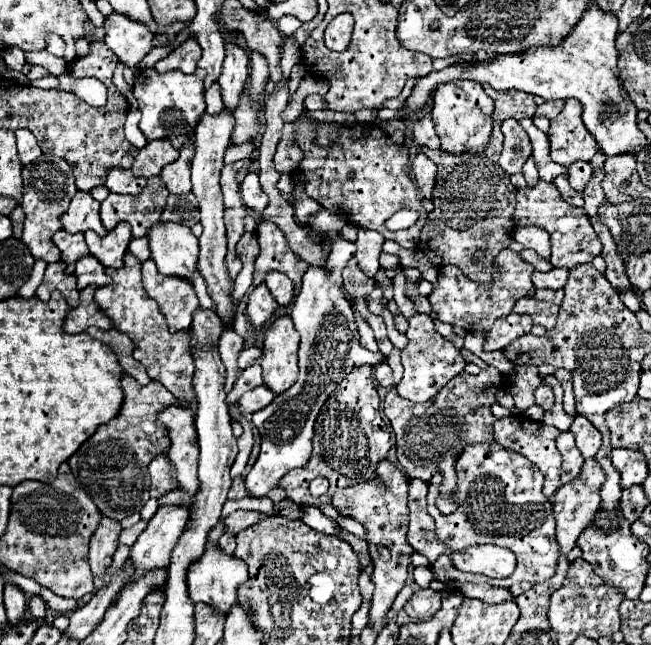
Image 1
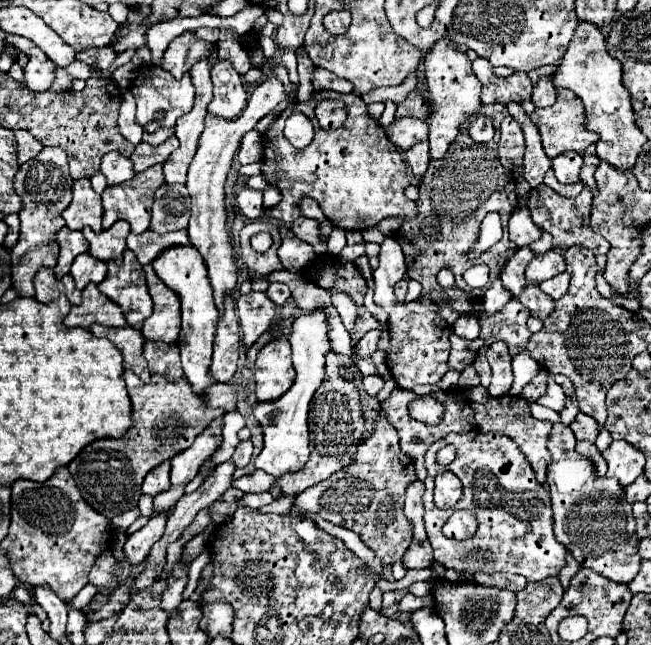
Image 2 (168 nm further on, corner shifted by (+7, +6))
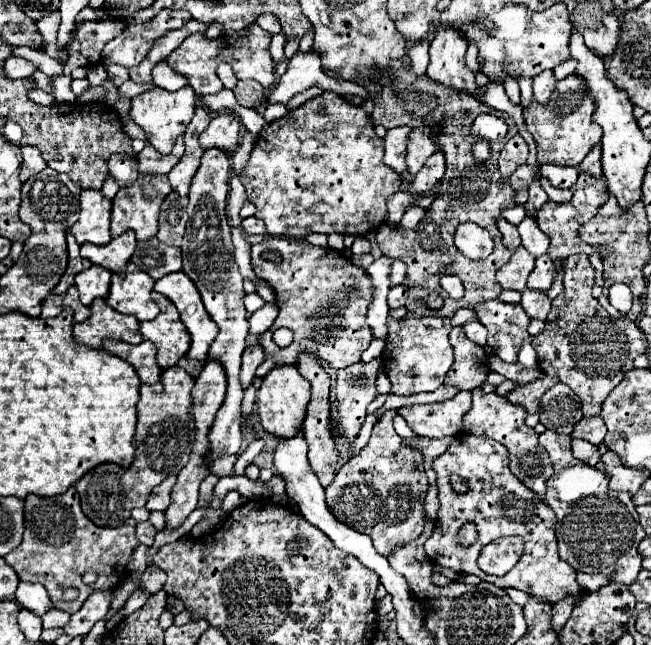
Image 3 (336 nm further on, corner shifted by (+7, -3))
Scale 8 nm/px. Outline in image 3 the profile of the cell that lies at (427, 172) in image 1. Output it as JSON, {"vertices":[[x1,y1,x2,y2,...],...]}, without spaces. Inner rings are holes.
{"vertices":[[429,126,411,130,409,134,409,144,407,144,407,170,411,176,415,176,427,162,427,158,439,148,431,140,433,130]]}

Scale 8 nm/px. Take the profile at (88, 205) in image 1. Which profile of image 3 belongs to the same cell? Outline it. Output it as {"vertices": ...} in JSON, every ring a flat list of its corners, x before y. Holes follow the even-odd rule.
{"vertices":[[83,190,81,192,81,212,79,220,67,230,75,236,77,244,109,244,109,216,111,216,111,200,103,198,99,190]]}

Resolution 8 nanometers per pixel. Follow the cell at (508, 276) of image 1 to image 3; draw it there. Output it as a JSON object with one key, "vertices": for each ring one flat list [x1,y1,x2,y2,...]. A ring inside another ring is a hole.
{"vertices":[[521,246,513,256,511,260,499,268,497,276,499,276,499,284,505,288,505,290,517,290,517,292,523,292,527,286,527,276,531,274,535,266,535,258]]}

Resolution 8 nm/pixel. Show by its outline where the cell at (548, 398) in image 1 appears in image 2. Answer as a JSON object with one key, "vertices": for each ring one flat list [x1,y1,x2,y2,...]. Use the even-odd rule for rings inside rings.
{"vertices":[[541,369,521,391,521,397,525,397,527,401,537,401,547,389,547,371]]}

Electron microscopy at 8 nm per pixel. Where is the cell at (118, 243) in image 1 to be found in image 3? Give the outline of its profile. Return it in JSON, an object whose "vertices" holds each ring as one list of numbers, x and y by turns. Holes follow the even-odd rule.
{"vertices":[[127,230,125,234,113,238,109,244,97,246,97,244,83,244,81,246,81,256,91,260,97,266,103,266,111,272,121,272,125,270,125,264,129,262,133,250,135,250,135,234,133,230]]}

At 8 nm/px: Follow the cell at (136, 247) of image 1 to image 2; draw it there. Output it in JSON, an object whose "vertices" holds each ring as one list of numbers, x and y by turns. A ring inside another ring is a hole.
{"vertices":[[185,229,177,233,165,233,165,235,159,235,155,231,145,231,141,235,131,233,127,237,127,247,135,253,141,265,153,263,165,249,177,247,177,245,189,245,189,237]]}

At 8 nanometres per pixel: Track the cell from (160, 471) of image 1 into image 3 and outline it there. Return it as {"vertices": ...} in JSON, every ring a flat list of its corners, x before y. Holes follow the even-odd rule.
{"vertices":[[169,476,165,482,161,482,149,496,145,508,147,510,165,510,169,506,169,494,171,494,171,488,175,484,175,476]]}

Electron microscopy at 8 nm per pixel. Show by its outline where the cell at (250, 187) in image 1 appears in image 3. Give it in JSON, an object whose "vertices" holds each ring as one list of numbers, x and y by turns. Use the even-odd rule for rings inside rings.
{"vertices":[[249,216,243,220,243,230,247,234,265,234,265,224,257,216]]}

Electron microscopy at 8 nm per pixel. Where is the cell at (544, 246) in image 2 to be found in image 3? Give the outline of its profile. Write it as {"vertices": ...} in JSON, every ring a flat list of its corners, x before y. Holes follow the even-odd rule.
{"vertices":[[525,216,523,222,517,226,519,234,521,234,521,240,523,240,523,246,529,254,533,254,535,258,545,254,547,248,549,248,549,238,545,234,541,234,535,218,529,218]]}

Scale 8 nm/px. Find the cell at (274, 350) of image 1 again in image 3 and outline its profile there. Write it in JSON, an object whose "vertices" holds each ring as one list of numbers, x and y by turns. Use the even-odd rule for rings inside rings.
{"vertices":[[275,366,261,382,261,388,257,392,257,414,261,420,261,426,279,438,291,438,297,432,297,426,303,424,307,402,311,400,311,386,309,382,299,374,295,366]]}

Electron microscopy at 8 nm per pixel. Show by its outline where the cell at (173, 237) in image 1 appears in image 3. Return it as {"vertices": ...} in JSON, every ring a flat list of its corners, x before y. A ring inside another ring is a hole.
{"vertices":[[183,270,173,272,173,274,167,274,165,278,157,280,155,290,159,294,167,296,181,314,181,322,185,324,185,328,191,336,191,348,187,352,187,358,197,360,197,362,207,362,209,346,213,344,219,328,211,320,207,310,203,308,199,290,193,284,193,280,187,278,187,274]]}

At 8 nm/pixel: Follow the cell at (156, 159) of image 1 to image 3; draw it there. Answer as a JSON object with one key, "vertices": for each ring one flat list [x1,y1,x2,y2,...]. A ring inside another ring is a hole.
{"vertices":[[177,138,173,152,163,156,159,154,151,144,147,144,139,154,137,154,137,164,139,164,139,172,143,174,169,174,169,170,181,160,185,152,183,146,183,138]]}

